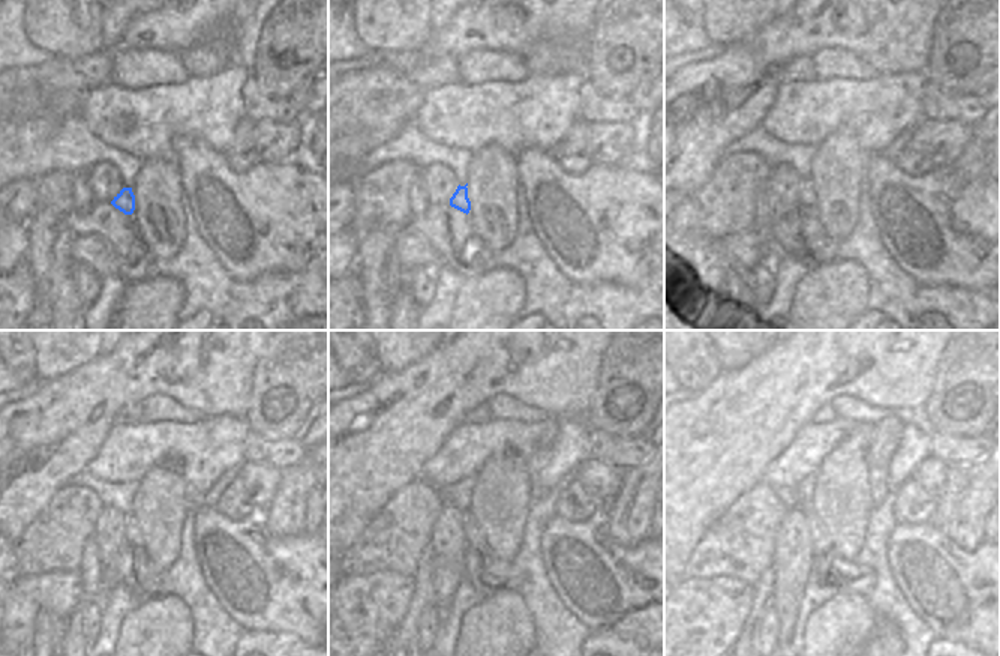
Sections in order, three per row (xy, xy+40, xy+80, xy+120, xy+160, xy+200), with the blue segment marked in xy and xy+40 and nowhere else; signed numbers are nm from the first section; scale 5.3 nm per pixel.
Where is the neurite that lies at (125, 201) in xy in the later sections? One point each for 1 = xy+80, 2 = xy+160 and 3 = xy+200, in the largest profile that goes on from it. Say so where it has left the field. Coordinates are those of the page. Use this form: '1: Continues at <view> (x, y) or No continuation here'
1: Continues at xy+80 (805, 194)
2: Continues at xy+160 (473, 533)
3: Continues at xy+200 (820, 541)

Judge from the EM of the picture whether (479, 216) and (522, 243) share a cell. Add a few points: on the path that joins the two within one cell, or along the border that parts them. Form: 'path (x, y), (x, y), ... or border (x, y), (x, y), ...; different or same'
border (514, 201), (517, 210), (516, 236), (497, 252); different

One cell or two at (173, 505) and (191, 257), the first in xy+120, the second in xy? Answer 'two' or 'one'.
two

